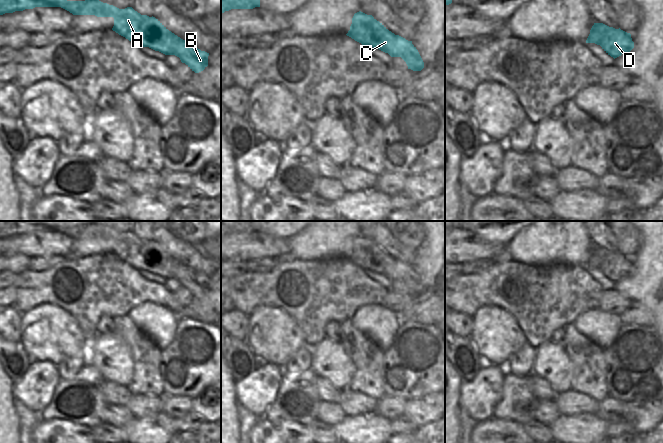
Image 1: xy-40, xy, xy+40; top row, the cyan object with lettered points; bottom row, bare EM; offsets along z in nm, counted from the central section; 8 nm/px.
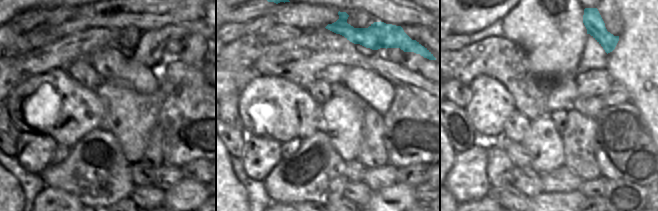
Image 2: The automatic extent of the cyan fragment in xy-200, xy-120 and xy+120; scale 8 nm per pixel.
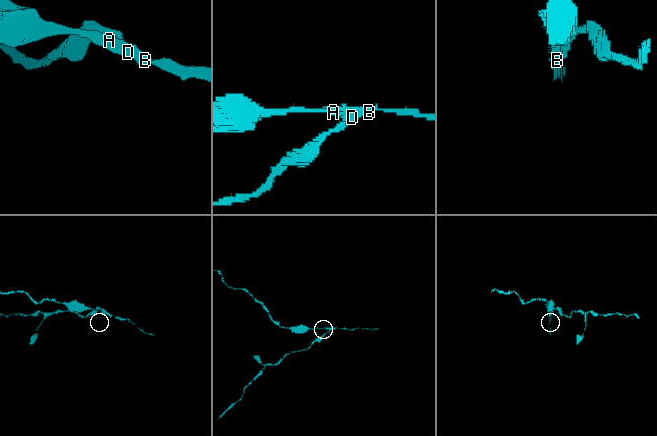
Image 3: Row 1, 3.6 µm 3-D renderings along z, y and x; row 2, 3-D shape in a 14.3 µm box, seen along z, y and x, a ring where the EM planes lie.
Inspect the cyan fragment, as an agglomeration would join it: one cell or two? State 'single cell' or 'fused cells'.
fused cells

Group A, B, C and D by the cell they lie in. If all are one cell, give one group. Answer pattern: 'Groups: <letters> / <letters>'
Groups: A B C / D

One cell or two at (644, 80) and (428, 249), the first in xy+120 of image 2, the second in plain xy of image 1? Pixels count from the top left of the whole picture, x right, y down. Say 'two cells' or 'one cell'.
one cell

